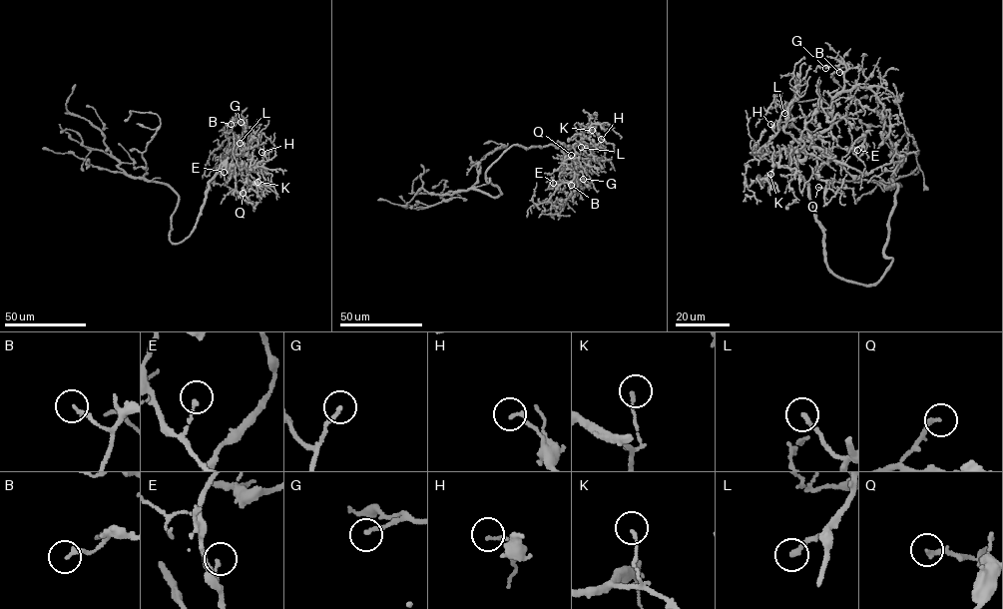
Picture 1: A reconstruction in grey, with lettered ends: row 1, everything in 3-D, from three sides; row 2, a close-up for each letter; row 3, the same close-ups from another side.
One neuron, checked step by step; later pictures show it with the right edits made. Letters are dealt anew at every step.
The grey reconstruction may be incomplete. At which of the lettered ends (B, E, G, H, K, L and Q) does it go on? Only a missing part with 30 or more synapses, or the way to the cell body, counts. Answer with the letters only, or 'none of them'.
none of them

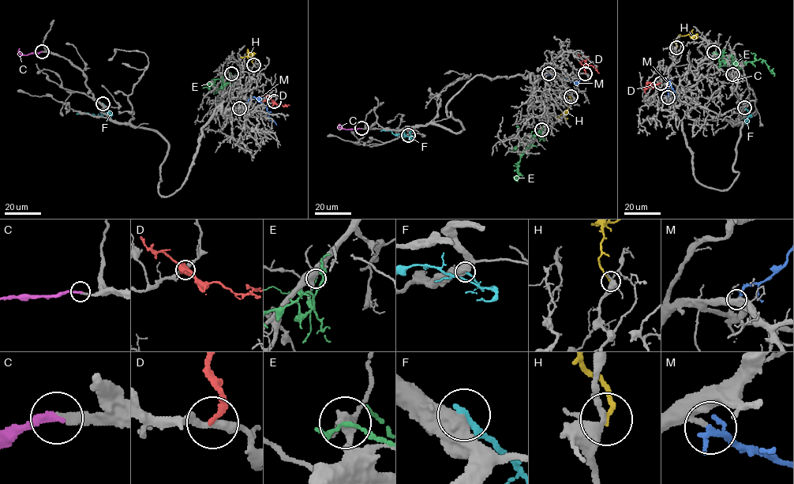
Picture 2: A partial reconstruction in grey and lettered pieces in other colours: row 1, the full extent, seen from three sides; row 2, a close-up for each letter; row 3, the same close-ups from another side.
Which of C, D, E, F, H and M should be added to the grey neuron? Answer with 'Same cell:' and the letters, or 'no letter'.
Same cell: C, M

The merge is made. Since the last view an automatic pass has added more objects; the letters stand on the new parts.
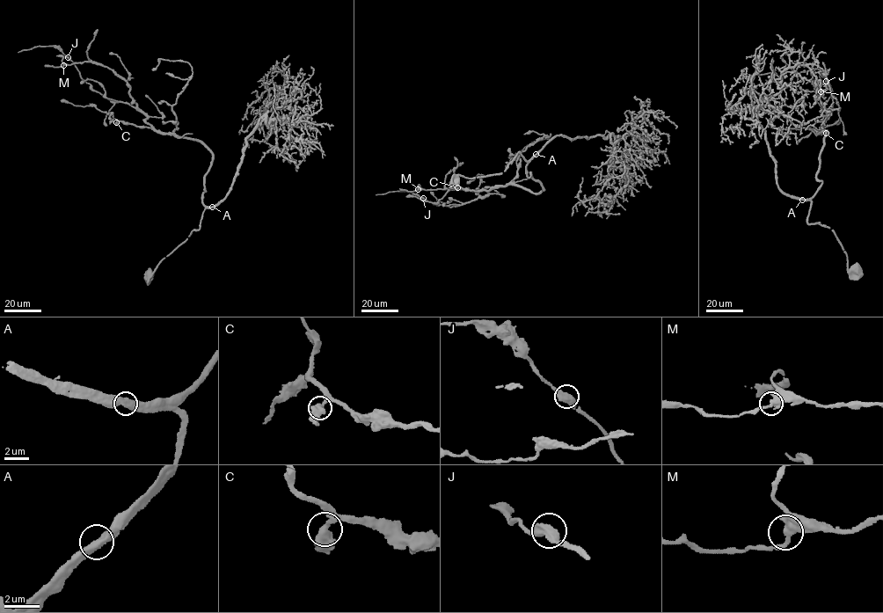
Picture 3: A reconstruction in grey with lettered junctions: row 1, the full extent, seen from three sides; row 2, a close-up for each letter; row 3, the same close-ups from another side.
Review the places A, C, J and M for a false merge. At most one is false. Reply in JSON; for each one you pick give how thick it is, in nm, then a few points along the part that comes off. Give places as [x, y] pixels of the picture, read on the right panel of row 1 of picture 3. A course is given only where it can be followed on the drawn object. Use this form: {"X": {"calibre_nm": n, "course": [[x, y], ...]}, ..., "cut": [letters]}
{"cut": []}

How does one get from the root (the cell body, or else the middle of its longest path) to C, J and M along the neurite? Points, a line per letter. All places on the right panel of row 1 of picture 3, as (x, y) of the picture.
C: (856, 269), (848, 270), (829, 228), (807, 222), (822, 182), (816, 171), (827, 132), (818, 132), (826, 133)
J: (856, 269), (829, 228), (807, 222), (822, 182), (827, 132), (818, 132), (840, 108), (826, 81)
M: (856, 269), (829, 228), (807, 222), (829, 114), (815, 82), (820, 91)

